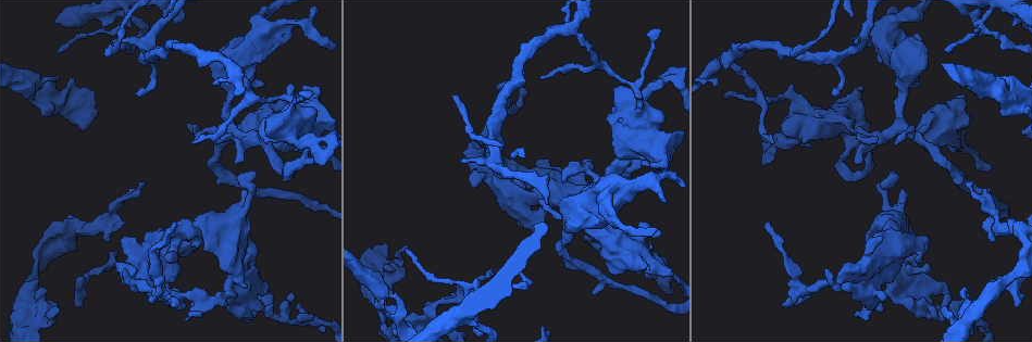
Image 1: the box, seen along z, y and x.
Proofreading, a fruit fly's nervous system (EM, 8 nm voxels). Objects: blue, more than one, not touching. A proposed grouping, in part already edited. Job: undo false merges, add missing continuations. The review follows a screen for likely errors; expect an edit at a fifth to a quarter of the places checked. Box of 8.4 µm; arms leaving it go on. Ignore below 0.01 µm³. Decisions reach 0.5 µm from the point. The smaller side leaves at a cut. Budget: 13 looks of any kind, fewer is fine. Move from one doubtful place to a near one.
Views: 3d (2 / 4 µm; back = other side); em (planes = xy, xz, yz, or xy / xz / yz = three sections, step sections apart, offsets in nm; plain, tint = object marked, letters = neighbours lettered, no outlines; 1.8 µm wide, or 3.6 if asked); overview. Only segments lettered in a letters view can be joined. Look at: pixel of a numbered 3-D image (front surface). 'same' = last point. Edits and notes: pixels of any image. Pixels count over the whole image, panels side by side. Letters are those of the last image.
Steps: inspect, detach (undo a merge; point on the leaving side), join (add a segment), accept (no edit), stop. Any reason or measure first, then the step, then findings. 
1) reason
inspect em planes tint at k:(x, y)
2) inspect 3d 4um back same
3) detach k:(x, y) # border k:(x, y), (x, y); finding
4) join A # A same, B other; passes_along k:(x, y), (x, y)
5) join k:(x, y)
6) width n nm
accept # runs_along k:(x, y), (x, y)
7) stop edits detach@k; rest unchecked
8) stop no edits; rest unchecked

sharp bend
inspect 3d 4um at 1:(158, 289)

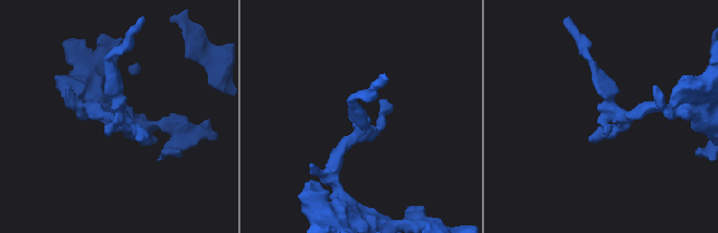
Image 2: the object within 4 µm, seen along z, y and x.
inspect em planes plain at 2:(620, 116)

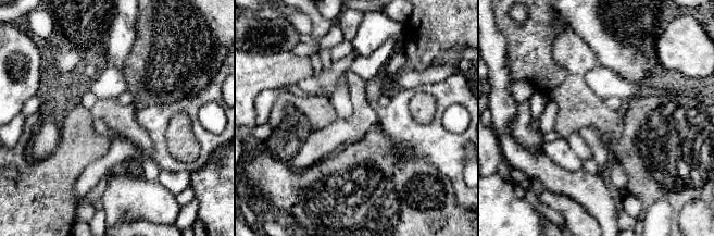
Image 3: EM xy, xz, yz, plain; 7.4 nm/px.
what lies round it
inspect em planes letters same

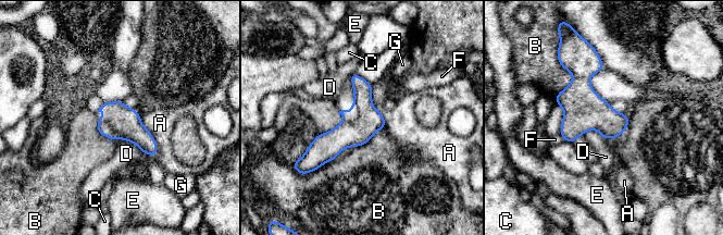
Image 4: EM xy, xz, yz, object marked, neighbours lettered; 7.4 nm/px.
accept # A other, B other, C other, D other, E other, F other, G other; runs_along 4:(369, 86), (362, 112), (307, 156); one neuron here

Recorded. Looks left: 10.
free end
inspect 3d 4um back at 1:(403, 301)

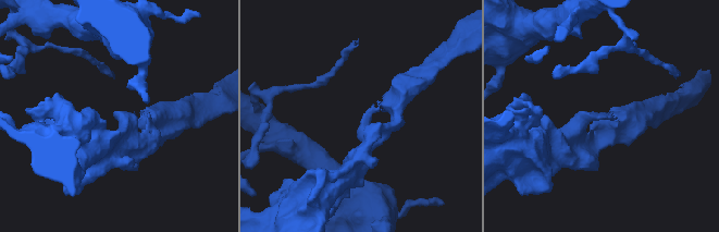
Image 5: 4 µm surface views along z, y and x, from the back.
inspect em planes letters at 5:(362, 119)

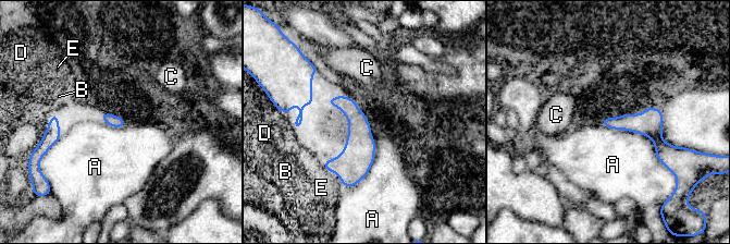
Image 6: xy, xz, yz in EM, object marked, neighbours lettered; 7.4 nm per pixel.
longest_contact A 400 nm
accept # A other, B other, C other, D other, E other; no lettered segment goes on from it

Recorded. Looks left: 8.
inspect em planes tint at 1:(250, 259)

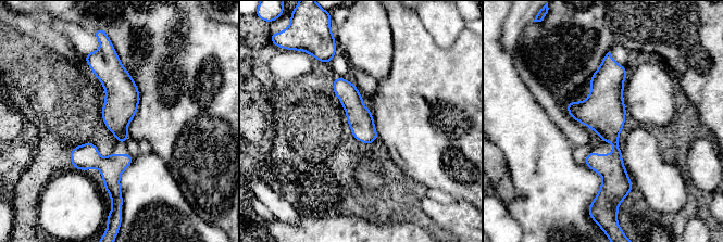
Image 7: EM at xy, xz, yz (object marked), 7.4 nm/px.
inspect em planes letters same

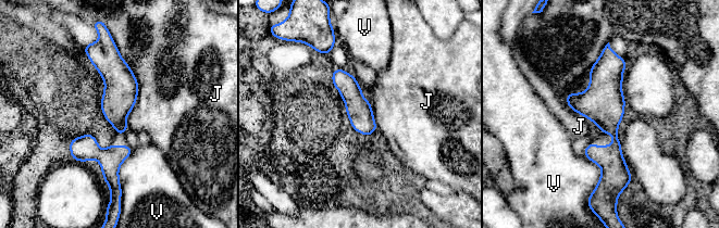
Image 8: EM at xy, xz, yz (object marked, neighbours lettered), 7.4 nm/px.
width 190 nm
accept # J other, V other; border 8:(112, 38), (137, 81), (128, 128); continuous, no second neuron

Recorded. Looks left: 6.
small branch off a trunk
inspect em 3.6um yz step 16 letters at 1:(624, 157)

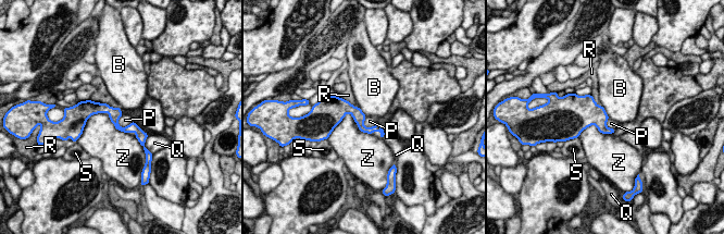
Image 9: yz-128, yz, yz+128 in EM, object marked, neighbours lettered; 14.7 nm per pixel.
accept # B other, P other, Q other, R other, S other, Z other; continuous, no second neuron

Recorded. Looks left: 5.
an open end
inspect 3d 2um at 1:(294, 295)

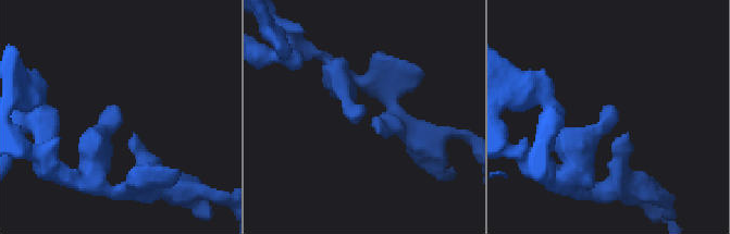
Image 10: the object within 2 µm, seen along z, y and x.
need the tissue
inspect em planes letters at 10:(361, 115)

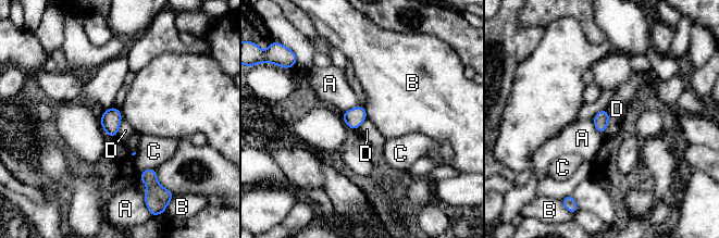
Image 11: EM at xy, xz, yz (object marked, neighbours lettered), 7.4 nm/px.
accept # A other, B other, C other, D other; border 11:(116, 109), (121, 113), (118, 136); no lettered segment goes on from it

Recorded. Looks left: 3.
sudden change in width
inspect em yz step 16 tint at 1:(632, 88)

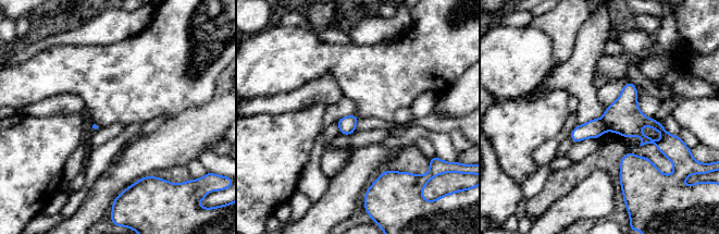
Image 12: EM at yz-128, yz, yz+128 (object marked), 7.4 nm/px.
inspect em planes letters same

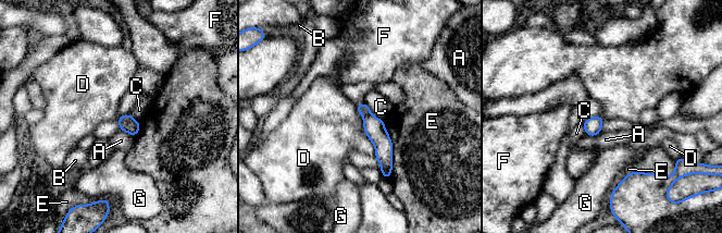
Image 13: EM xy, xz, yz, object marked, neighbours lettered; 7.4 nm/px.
width 120 nm; longest_contact D 400 nm
detach 13:(132, 127) # A other, B other, C other, D other, E other, F other, G other; a second neuron is stuck on

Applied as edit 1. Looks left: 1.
stop edits detach@13; rest unchecked

